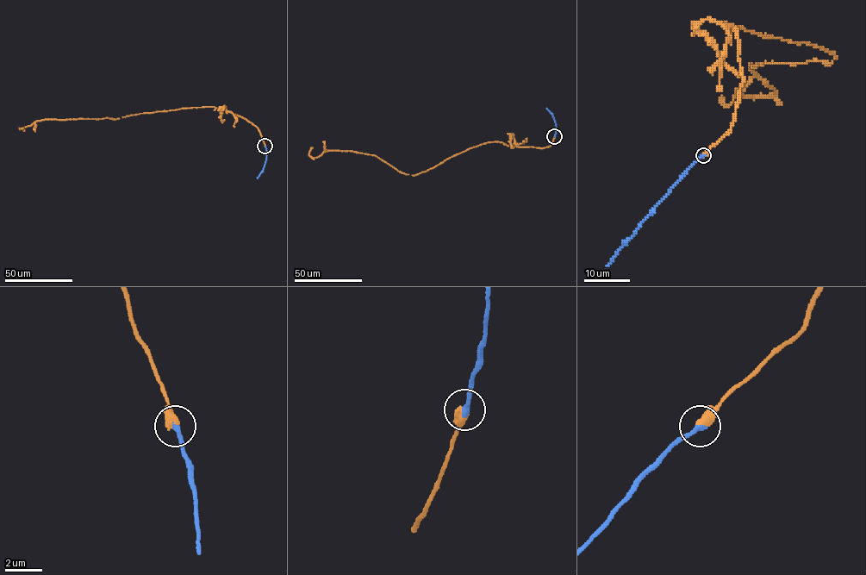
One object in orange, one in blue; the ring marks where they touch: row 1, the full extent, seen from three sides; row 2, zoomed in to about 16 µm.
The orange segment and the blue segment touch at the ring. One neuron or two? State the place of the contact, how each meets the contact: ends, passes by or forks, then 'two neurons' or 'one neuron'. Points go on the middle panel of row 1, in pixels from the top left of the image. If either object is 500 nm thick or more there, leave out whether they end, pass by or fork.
at (554, 136); one neuron

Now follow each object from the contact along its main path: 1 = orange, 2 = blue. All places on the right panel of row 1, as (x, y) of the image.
1: (703, 156), (729, 130), (740, 86), (738, 36), (720, 22), (836, 57), (750, 65), (775, 92), (740, 95)
2: (703, 156), (607, 266)

